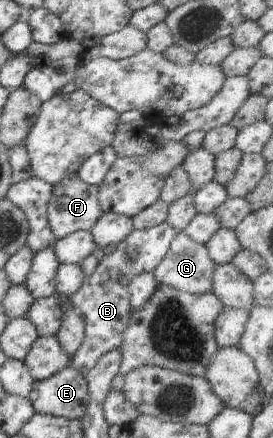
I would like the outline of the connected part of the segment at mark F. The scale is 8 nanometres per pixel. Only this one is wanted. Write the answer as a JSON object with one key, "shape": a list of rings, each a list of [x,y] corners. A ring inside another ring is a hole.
{"shape":[[[71,174],[59,180],[59,183],[53,184],[52,189],[49,203],[47,203],[47,221],[56,239],[59,240],[79,230],[90,231],[102,214],[97,197],[99,186],[87,185],[79,175]]]}

